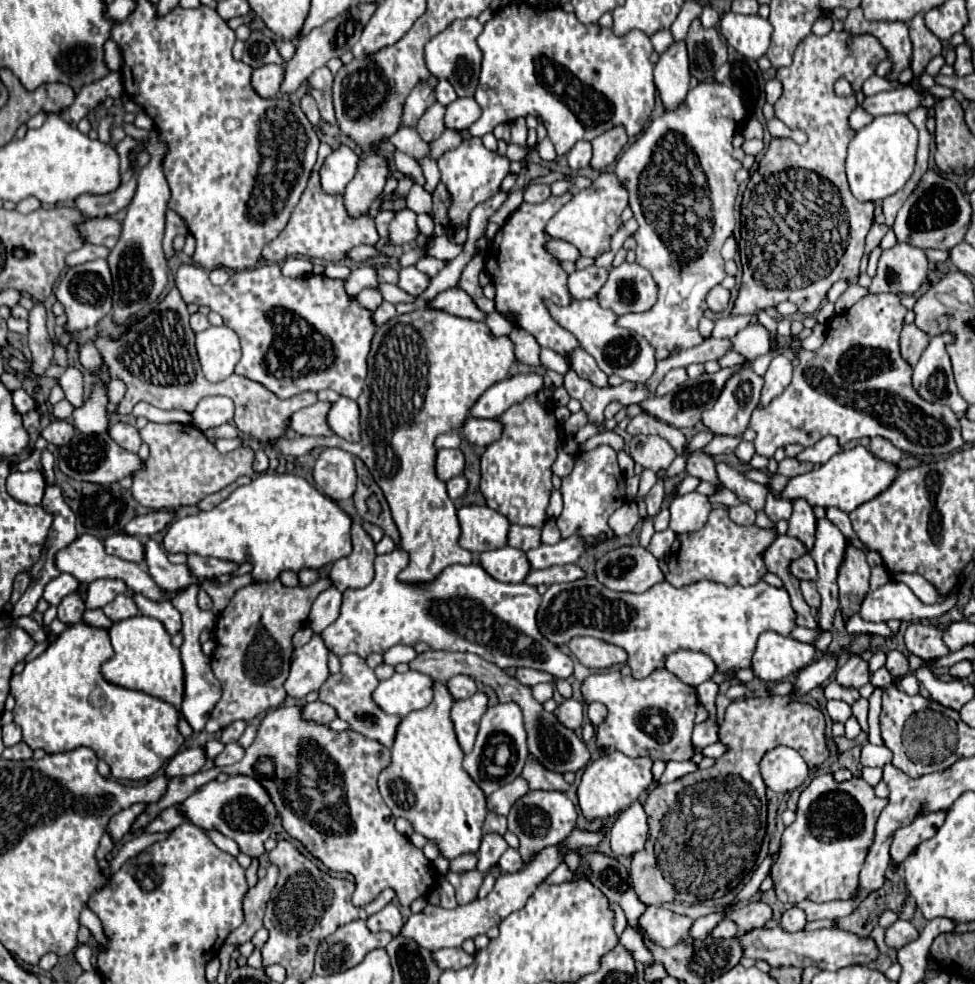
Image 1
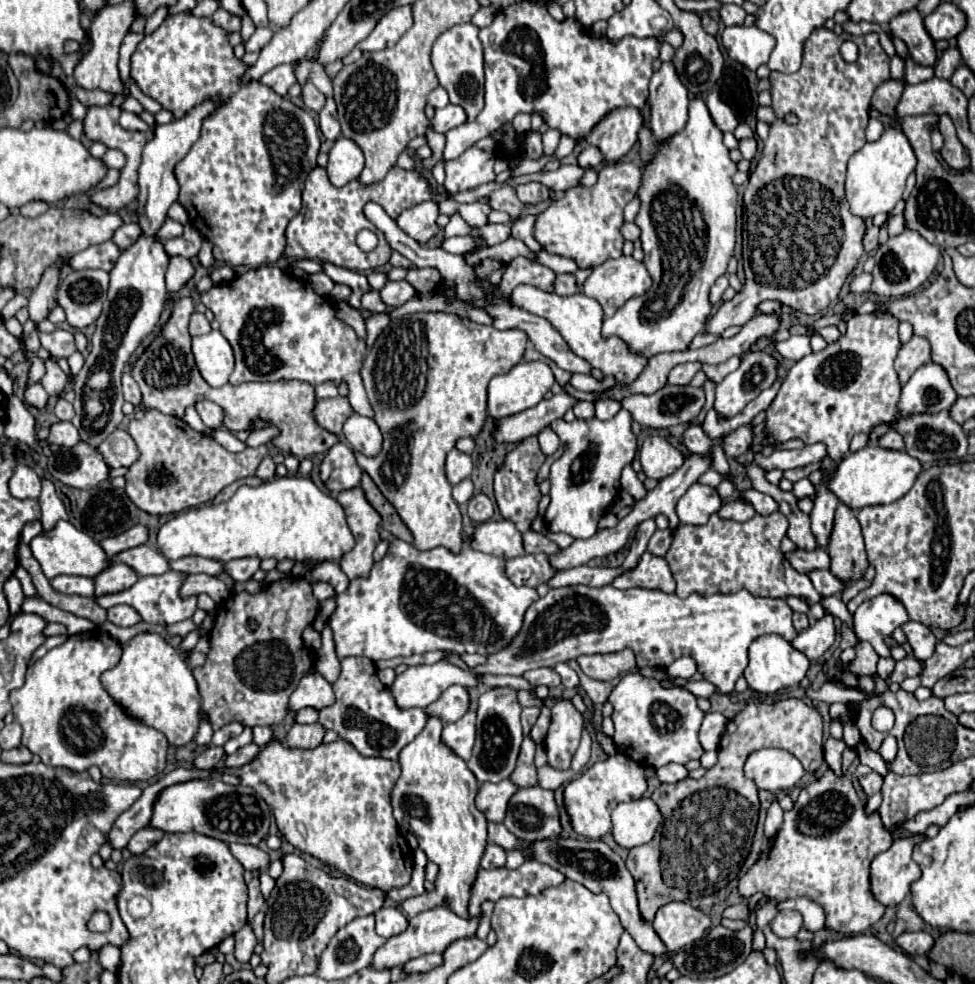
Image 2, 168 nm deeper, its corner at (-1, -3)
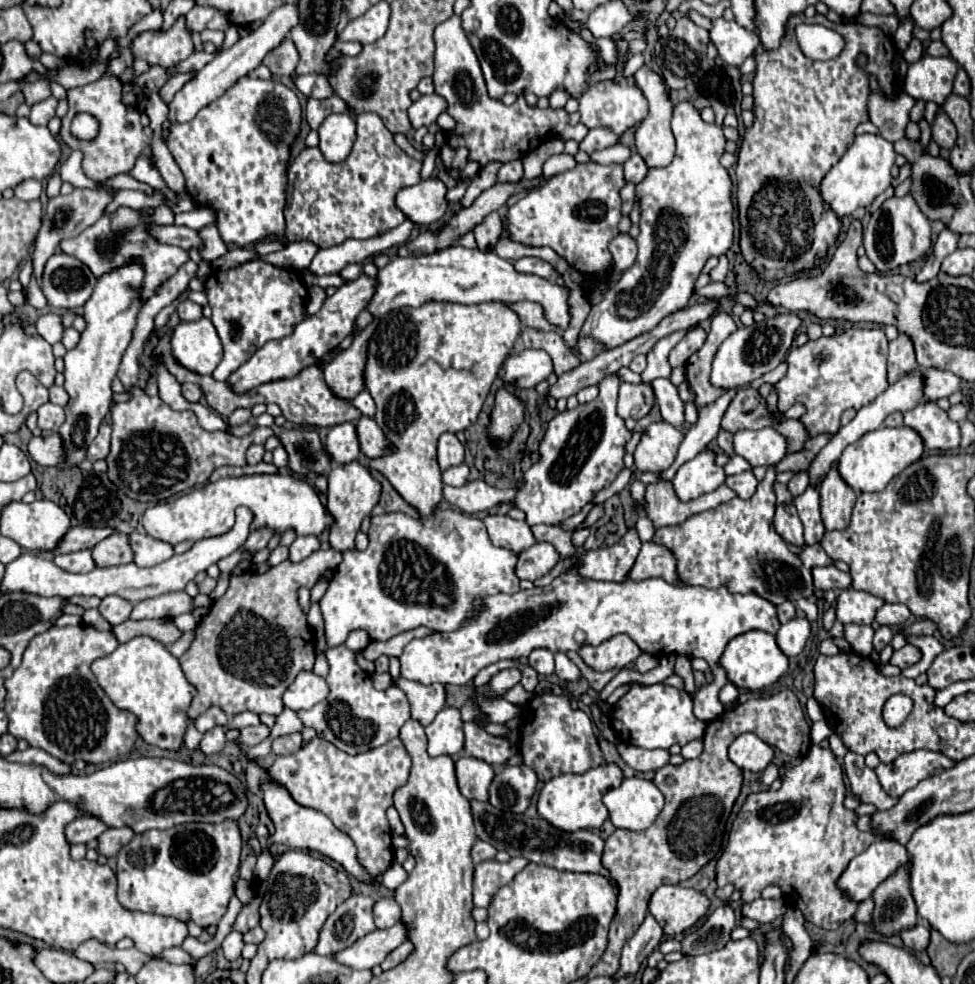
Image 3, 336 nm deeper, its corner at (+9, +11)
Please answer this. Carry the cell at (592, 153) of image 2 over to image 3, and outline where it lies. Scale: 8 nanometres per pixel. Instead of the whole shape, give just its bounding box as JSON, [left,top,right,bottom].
[579,128,619,154]

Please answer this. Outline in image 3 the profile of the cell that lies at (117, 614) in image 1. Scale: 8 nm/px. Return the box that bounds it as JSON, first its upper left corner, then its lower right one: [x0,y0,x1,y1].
[99,596,133,626]

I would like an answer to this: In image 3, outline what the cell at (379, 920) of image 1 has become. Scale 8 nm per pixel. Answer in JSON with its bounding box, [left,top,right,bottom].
[373,896,401,928]

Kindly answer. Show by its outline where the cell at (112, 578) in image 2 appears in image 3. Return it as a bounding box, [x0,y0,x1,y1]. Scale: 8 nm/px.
[91,532,133,568]

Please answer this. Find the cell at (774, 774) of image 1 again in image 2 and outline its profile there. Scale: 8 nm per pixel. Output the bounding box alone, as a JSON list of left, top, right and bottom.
[745,748,805,792]

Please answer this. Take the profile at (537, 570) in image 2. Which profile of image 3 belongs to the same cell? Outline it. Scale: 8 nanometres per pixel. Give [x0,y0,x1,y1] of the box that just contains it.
[515,542,559,580]

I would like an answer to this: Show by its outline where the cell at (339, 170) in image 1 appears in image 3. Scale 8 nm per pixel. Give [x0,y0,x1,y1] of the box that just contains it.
[319,114,355,162]

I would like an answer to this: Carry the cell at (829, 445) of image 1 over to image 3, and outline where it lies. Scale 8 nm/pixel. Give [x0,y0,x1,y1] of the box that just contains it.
[735,428,789,468]

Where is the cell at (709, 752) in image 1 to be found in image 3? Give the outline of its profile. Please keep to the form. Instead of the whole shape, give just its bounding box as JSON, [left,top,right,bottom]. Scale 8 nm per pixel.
[681,740,703,760]

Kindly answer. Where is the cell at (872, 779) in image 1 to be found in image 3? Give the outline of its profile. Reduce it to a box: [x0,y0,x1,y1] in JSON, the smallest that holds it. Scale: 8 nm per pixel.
[845,752,897,810]

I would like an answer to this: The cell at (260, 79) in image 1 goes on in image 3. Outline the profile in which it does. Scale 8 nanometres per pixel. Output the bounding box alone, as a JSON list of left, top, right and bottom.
[263,36,299,76]

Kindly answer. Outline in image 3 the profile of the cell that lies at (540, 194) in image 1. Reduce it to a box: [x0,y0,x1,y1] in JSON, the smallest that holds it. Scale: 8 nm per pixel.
[497,160,523,184]

